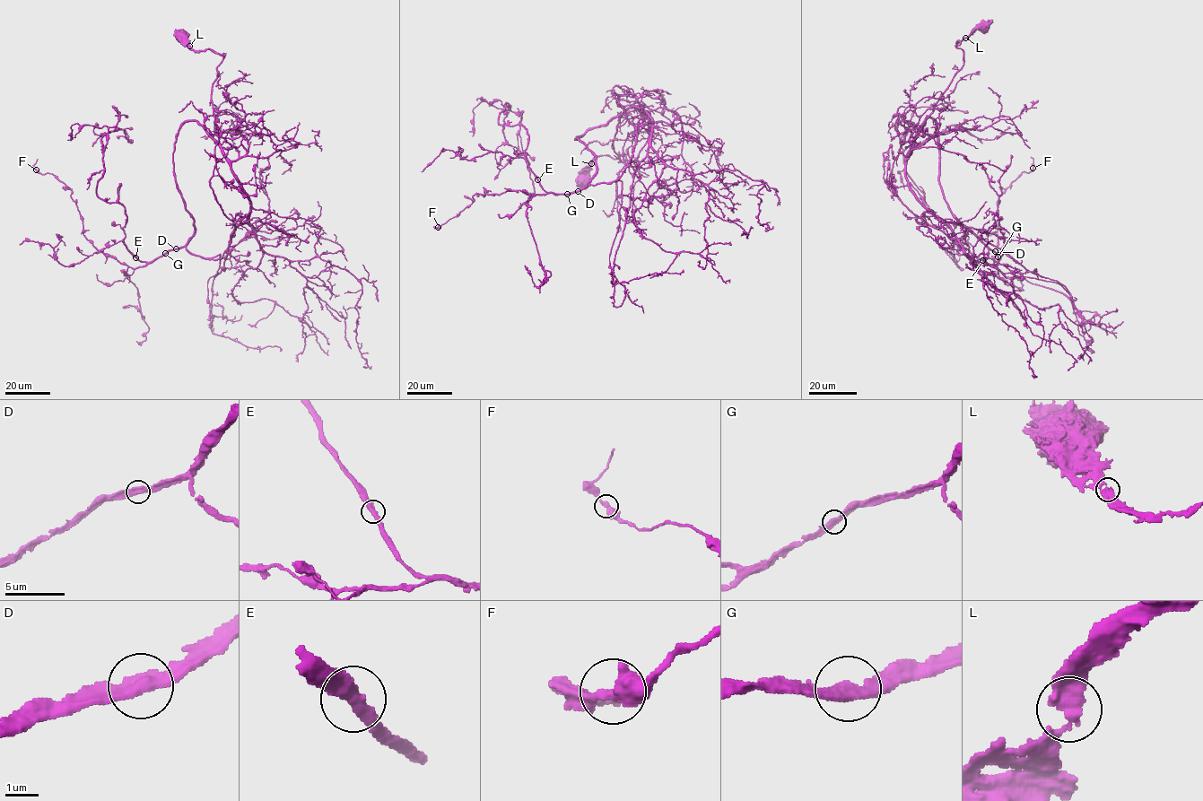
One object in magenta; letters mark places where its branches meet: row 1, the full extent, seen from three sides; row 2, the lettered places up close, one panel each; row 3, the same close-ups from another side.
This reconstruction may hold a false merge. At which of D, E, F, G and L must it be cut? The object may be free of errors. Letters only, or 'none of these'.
none of these

